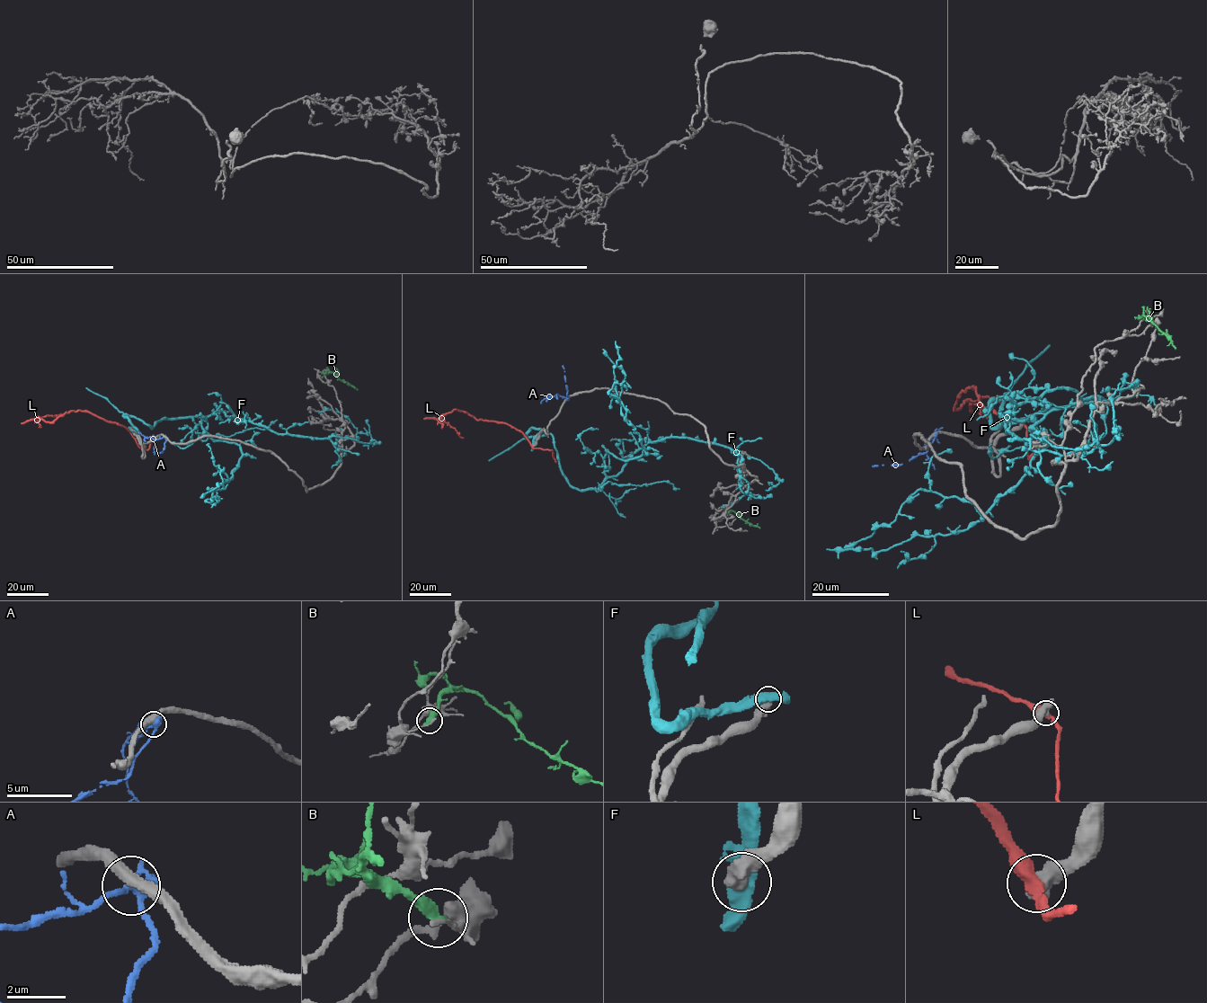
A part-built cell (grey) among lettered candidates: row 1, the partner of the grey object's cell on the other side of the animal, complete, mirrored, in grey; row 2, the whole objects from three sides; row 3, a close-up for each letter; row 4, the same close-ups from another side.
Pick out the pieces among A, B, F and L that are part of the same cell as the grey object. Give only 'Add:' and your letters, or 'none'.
Add: none

